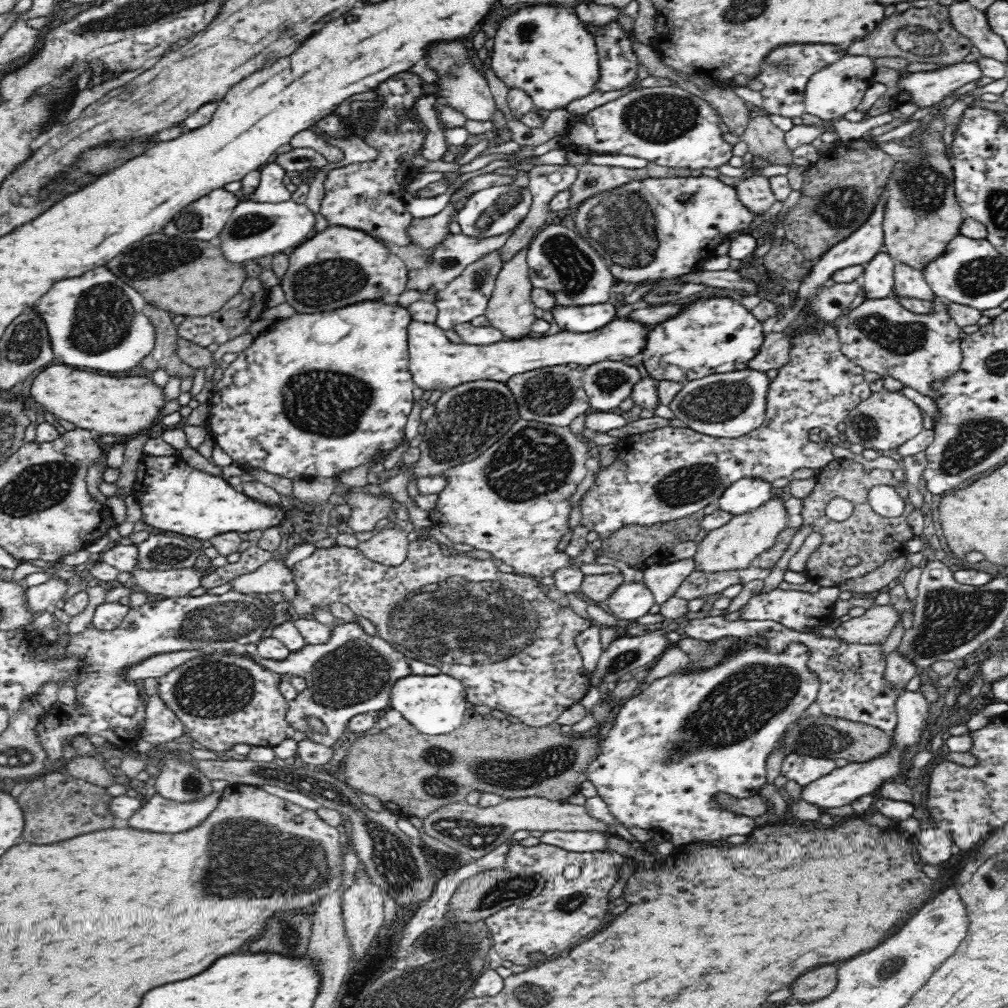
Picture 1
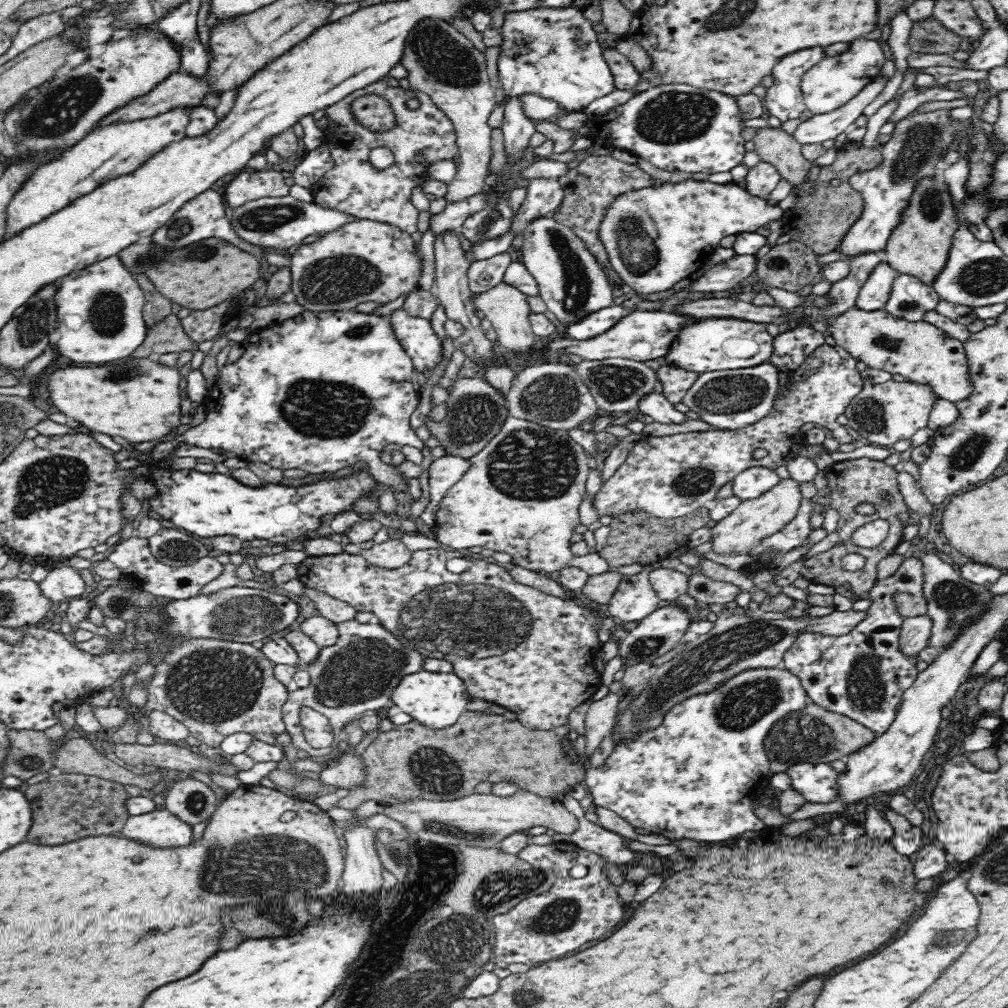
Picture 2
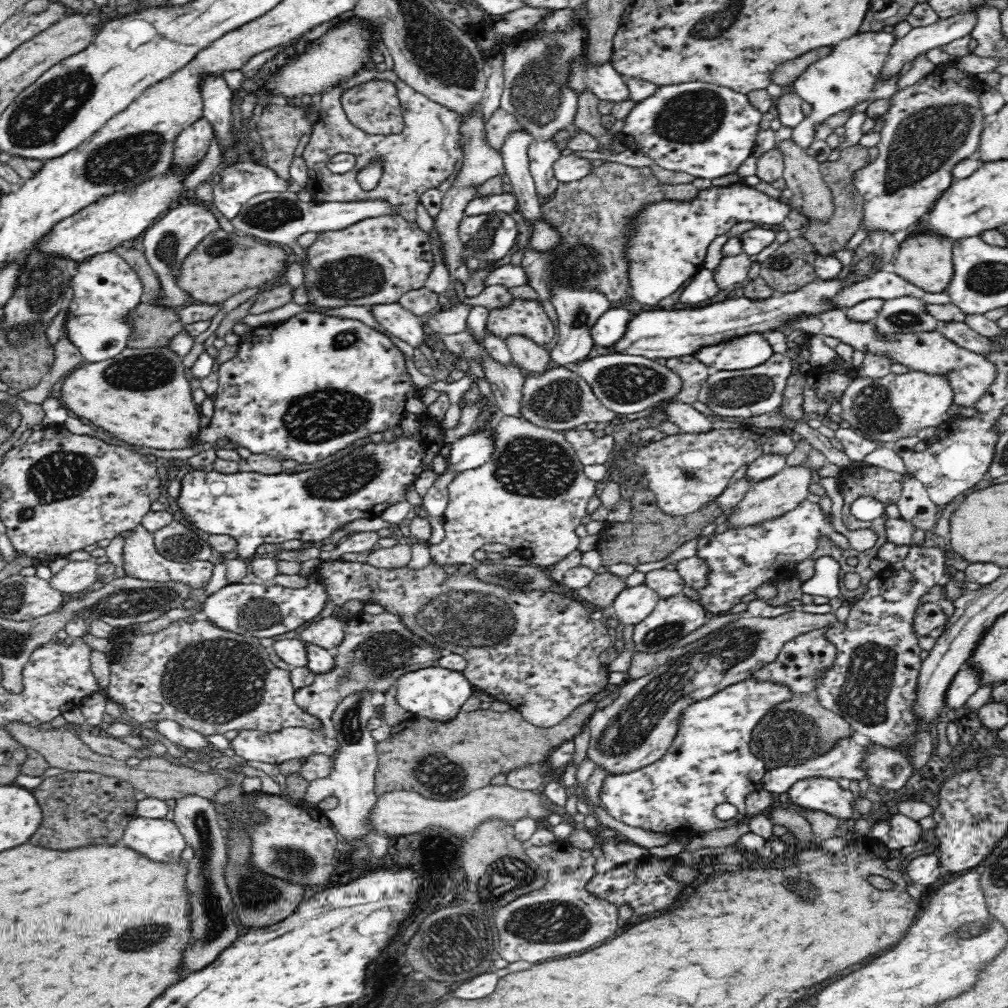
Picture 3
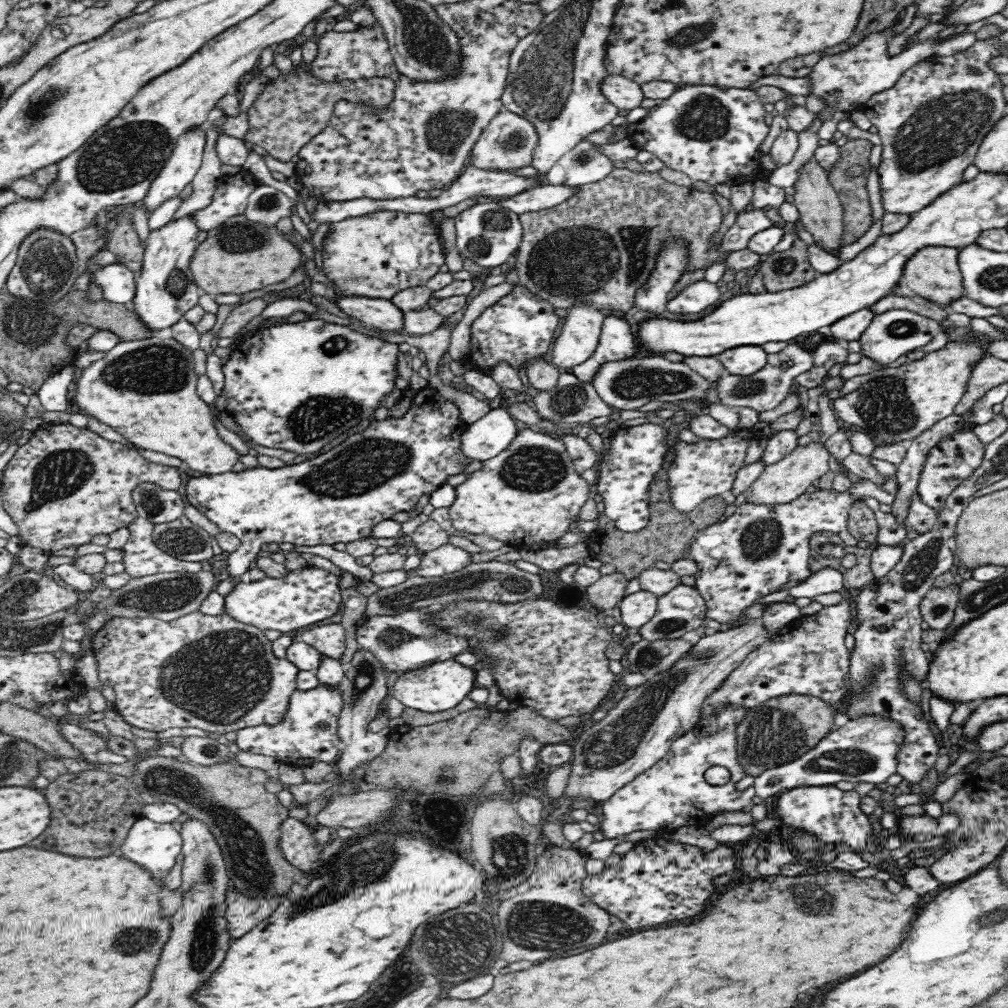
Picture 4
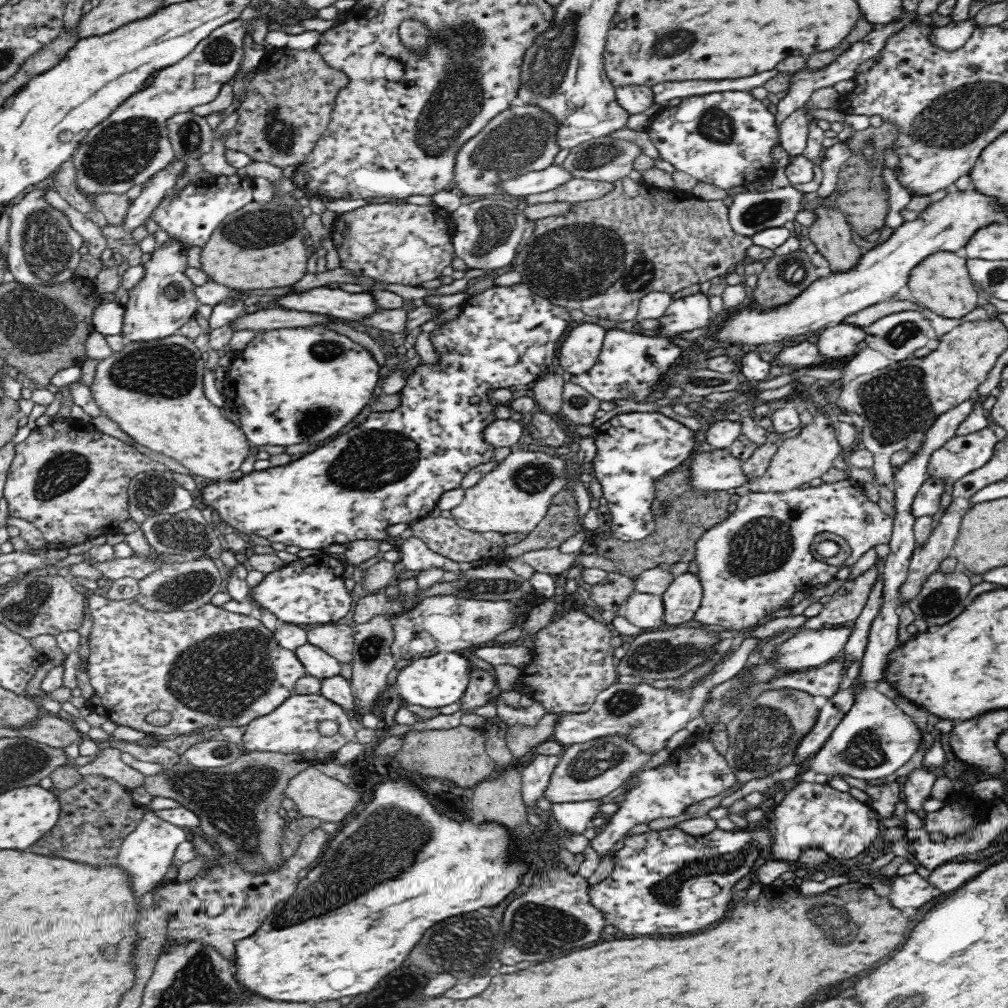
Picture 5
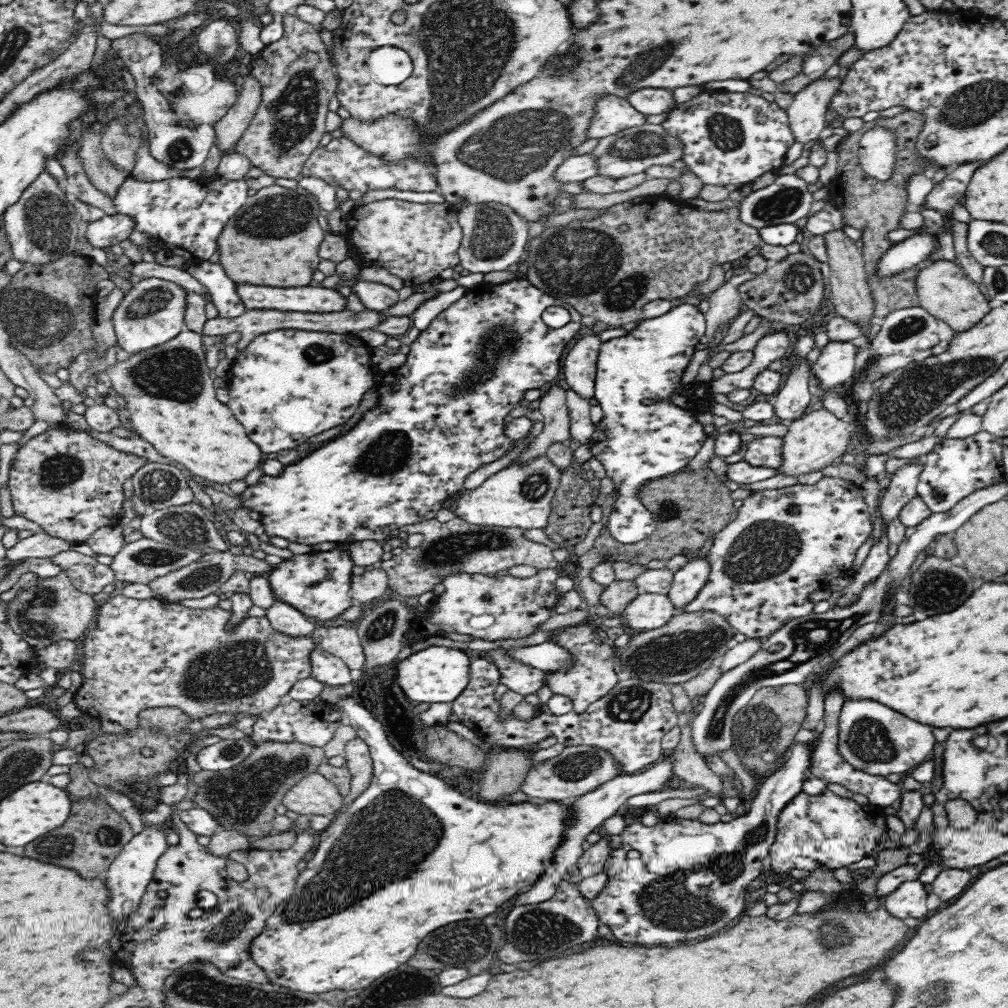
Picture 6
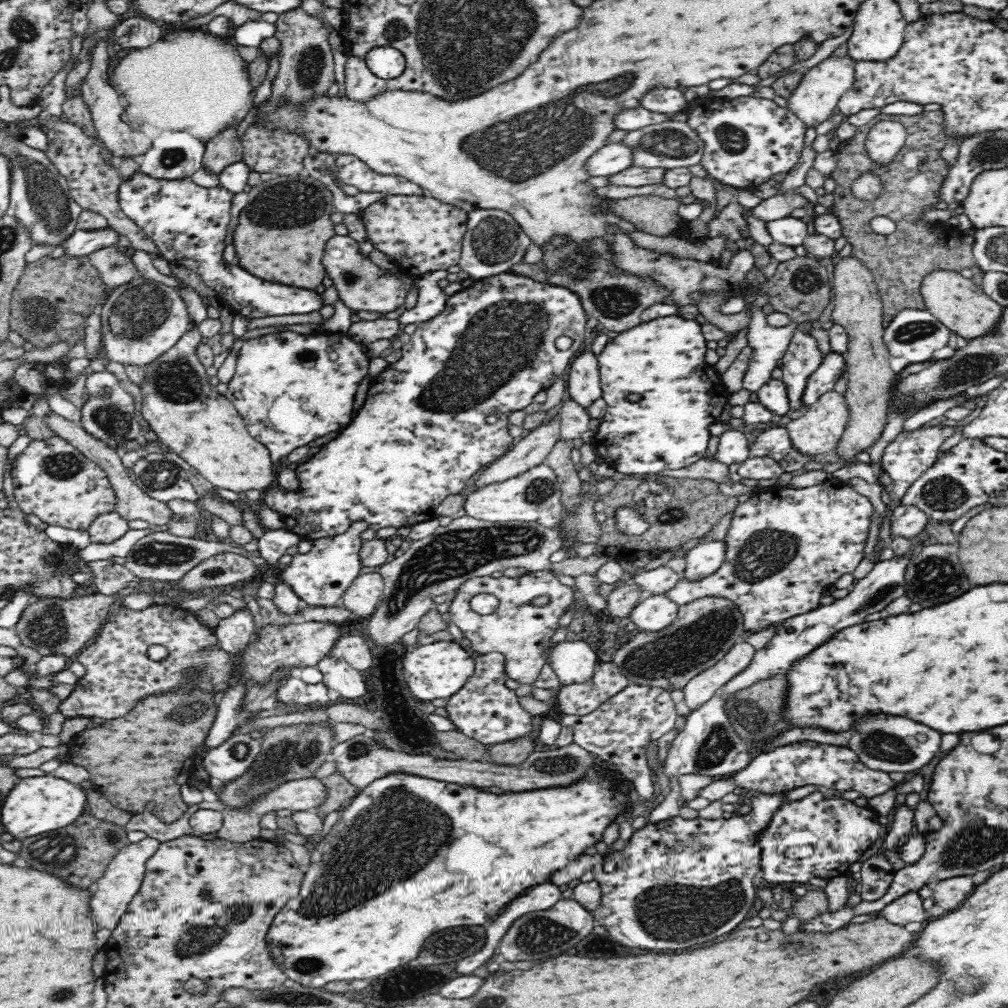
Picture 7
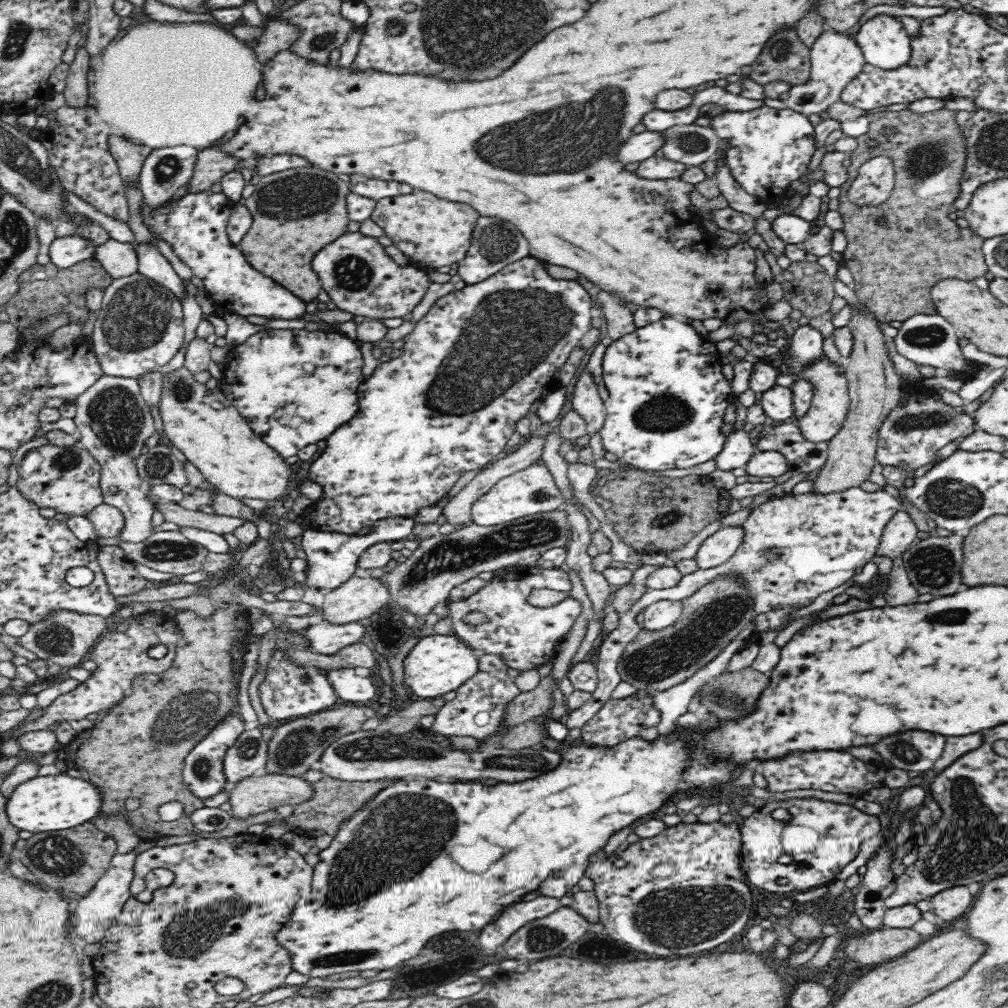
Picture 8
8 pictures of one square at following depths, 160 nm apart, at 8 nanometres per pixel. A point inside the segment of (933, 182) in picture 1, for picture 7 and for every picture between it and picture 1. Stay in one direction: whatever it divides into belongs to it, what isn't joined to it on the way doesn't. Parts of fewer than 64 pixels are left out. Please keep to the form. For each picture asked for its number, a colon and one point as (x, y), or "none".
2: (920, 244)
3: (925, 259)
4: (932, 273)
5: (941, 283)
6: (944, 291)
7: (956, 302)

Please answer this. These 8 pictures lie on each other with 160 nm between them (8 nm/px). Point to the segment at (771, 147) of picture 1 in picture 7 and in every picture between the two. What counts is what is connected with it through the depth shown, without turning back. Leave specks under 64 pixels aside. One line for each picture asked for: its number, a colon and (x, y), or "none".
2: (774, 146)
3: (811, 196)
4: (821, 211)
5: (830, 232)
6: (851, 295)
7: (858, 308)

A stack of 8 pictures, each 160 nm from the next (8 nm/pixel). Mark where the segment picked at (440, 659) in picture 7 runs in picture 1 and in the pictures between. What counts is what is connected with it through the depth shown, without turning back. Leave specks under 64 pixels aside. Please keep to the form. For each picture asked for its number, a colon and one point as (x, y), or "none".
1: (436, 704)
2: (436, 700)
3: (436, 693)
4: (441, 686)
5: (442, 679)
6: (438, 674)

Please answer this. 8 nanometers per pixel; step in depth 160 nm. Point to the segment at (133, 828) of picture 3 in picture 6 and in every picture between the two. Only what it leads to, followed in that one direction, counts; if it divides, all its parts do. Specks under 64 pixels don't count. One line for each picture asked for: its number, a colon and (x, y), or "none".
4: (153, 845)
5: (146, 854)
6: (127, 877)

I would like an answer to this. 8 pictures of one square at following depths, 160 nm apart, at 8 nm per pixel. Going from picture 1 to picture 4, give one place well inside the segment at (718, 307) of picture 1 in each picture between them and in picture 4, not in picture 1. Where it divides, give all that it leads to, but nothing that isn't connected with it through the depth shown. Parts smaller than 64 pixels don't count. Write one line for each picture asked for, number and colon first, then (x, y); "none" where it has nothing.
2: (710, 344)
3: (747, 351)
4: (748, 359)

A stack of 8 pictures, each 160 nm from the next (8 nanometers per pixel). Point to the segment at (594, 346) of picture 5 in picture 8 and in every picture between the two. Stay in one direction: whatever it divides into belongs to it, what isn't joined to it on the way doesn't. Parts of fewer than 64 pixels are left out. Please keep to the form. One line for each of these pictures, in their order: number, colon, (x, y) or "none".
6: (580, 366)
7: (584, 386)
8: (586, 401)

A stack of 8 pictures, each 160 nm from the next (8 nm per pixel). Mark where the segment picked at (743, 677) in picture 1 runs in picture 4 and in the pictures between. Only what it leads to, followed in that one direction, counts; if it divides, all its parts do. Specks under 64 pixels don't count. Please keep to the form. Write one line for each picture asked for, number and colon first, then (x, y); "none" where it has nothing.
2: (694, 776)
3: (710, 762)
4: (672, 794)

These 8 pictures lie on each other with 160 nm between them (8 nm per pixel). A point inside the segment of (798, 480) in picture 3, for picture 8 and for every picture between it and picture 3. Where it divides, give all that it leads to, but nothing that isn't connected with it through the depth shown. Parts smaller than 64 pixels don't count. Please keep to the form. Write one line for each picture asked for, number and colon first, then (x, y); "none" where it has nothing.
4: (782, 482)
5: (800, 459)
6: (814, 441)
7: (820, 429)
8: (828, 412)

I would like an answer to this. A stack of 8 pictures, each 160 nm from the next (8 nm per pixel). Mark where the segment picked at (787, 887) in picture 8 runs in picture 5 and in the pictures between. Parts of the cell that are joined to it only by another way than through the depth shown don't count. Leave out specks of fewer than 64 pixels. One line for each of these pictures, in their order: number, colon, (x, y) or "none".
5: (811, 814)
6: (826, 828)
7: (817, 836)

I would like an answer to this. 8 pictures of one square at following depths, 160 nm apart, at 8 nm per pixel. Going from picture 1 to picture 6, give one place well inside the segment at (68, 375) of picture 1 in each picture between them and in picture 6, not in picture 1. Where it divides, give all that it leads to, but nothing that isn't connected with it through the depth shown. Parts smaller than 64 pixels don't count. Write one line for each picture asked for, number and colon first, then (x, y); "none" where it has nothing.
2: (140, 401)
3: (141, 396)
4: (145, 389)
5: (152, 391)
6: (166, 390)

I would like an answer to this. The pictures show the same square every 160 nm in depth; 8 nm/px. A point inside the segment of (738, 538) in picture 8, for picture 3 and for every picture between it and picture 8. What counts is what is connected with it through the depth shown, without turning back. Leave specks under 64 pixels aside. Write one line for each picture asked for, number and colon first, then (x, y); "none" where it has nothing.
3: (673, 618)
4: (681, 610)
5: (682, 599)
6: (687, 583)
7: (704, 559)

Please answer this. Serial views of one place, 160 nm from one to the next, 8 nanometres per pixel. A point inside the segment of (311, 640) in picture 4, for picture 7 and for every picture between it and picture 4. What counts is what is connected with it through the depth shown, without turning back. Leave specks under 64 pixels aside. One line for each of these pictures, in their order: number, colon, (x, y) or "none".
5: (337, 640)
6: (341, 641)
7: (351, 646)

